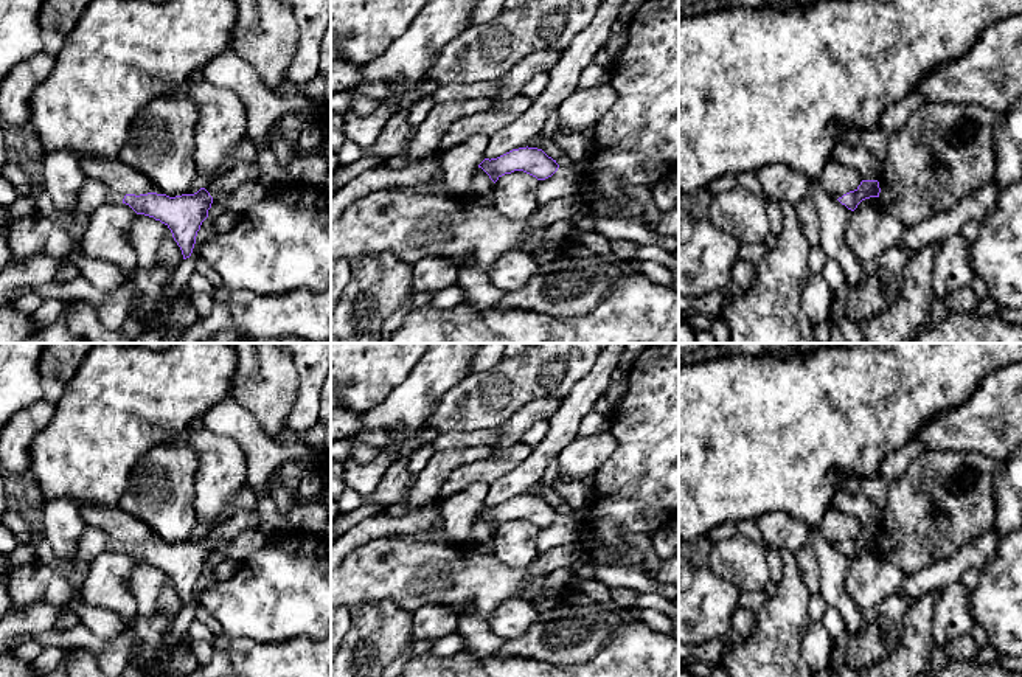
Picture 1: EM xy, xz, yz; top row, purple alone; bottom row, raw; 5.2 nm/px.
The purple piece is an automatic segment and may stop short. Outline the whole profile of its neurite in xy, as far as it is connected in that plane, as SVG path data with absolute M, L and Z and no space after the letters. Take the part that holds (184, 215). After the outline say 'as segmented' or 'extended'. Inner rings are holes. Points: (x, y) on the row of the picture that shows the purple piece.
M87 179L78 191L75 213L93 214L98 208L115 203L129 205L137 214L154 217L165 224L182 250L183 259L189 258L197 231L208 217L213 197L205 188L194 194L169 197L166 194L120 194L99 180Z; extended

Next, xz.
M527 146L513 149L497 158L485 158L478 168L495 183L502 175L514 171L523 171L537 180L545 180L558 171L559 165L542 149Z; as segmented

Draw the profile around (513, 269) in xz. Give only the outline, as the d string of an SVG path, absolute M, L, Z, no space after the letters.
M522 250L506 252L489 273L491 284L502 292L514 292L528 283L537 267L539 262L533 255Z

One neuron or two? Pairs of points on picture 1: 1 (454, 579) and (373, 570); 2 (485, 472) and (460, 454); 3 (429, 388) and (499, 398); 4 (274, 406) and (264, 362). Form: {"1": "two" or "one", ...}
{"1": "one", "2": "two", "3": "two", "4": "one"}

